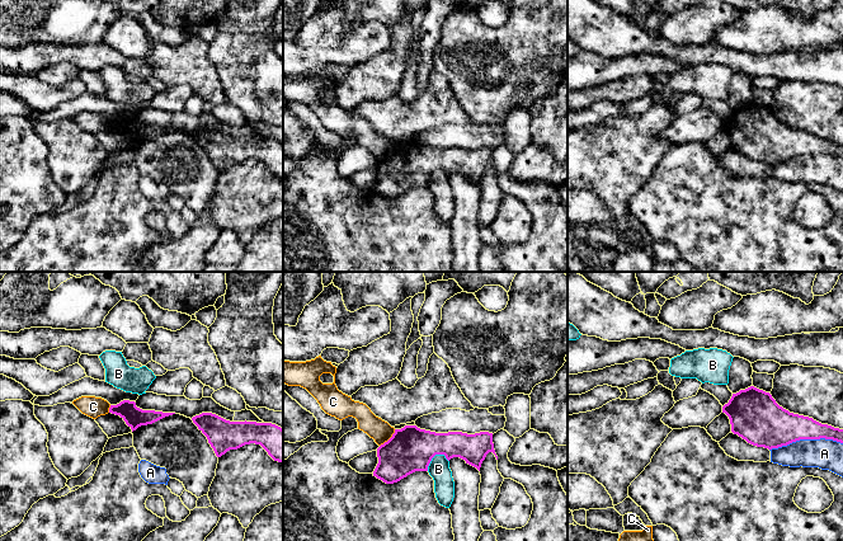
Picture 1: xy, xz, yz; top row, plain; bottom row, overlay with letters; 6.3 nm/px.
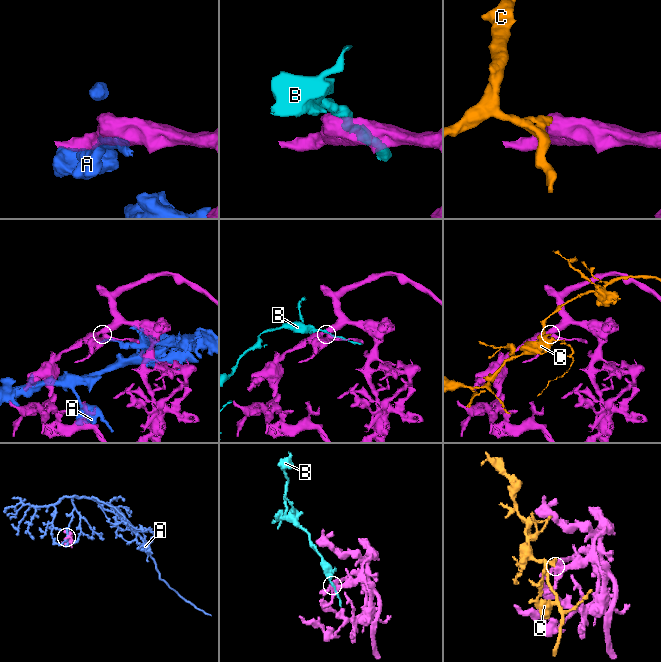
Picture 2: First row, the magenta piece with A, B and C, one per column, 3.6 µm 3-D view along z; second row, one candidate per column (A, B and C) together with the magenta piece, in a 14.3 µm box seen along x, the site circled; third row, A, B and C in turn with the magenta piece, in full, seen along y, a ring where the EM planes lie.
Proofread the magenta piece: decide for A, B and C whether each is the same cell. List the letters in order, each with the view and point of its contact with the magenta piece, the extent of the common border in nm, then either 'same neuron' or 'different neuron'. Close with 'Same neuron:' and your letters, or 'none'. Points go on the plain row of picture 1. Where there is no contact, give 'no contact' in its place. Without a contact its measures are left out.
A: yz (805, 154) | 460 nm | different neuron
B: xz (434, 170) | 160 nm | different neuron
C: xz (390, 154) | 150 nm | different neuron
Same neuron: none

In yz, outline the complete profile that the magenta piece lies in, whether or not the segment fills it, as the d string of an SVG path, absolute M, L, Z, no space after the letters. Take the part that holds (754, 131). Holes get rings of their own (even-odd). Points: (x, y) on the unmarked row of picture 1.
M750 102L733 109L727 119L722 122L731 140L731 147L748 159L768 165L787 161L800 155L833 155L843 159L843 145L821 140L813 133L790 128L780 122L769 108Z

